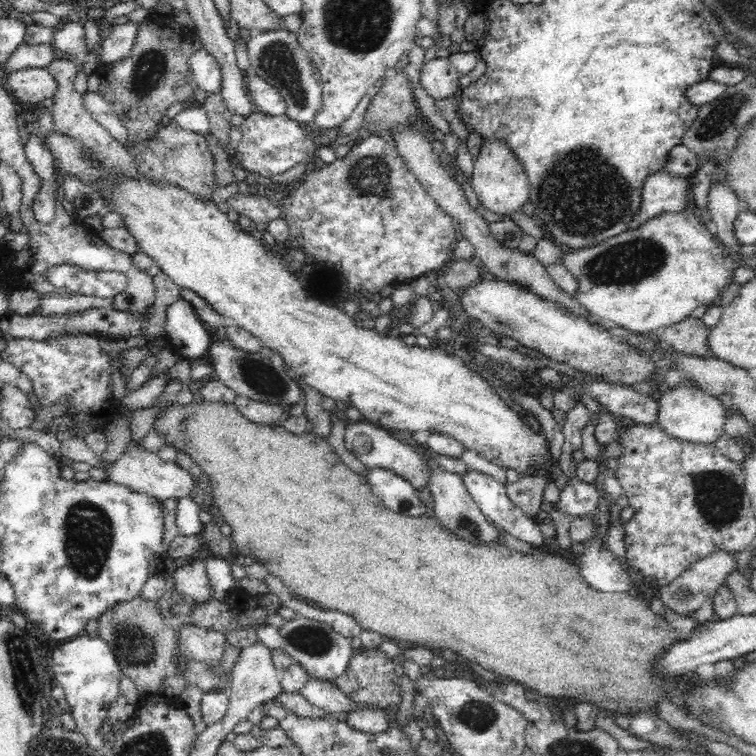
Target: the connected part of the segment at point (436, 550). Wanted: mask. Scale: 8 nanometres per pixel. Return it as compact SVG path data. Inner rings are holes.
M197 396L196 399L190 402L187 406L179 404L173 400L172 404L162 407L156 417L156 420L154 420L151 430L155 430L157 434L161 434L164 437L165 444L168 444L168 446L174 446L178 452L185 452L186 454L189 454L192 457L193 464L198 465L198 467L200 467L203 471L203 474L207 474L207 476L209 476L209 486L212 489L212 502L214 502L214 506L216 506L216 508L220 511L220 516L222 516L223 520L231 526L232 533L230 540L232 541L233 552L237 555L237 557L239 557L239 559L242 559L245 556L253 557L256 561L261 562L267 568L268 575L278 577L287 586L288 592L291 595L299 597L300 599L303 599L308 603L312 603L313 605L317 605L322 610L336 610L338 612L348 614L354 618L362 630L376 631L378 634L381 634L384 639L390 640L393 638L399 642L408 641L418 647L428 646L428 648L452 650L452 652L460 654L462 658L466 658L466 660L470 660L470 662L476 662L476 664L480 664L482 668L492 670L492 672L494 672L494 674L498 674L498 676L510 678L510 681L520 684L533 692L538 691L540 695L546 696L550 699L555 697L566 697L574 702L589 703L598 707L600 711L611 712L613 715L633 715L634 713L638 713L638 710L652 710L656 700L662 700L662 698L668 698L668 700L670 700L670 698L672 698L672 692L674 692L674 690L678 690L682 682L686 682L687 684L692 684L692 682L694 682L694 680L692 680L692 674L686 673L676 674L674 677L652 678L654 658L656 658L662 650L666 652L670 647L676 646L676 644L682 642L682 640L686 640L686 638L681 638L676 629L672 628L663 617L653 613L648 602L646 602L644 598L632 598L632 593L624 594L624 592L620 592L620 594L608 594L608 592L602 592L602 594L600 594L598 590L590 588L590 586L584 582L584 578L580 576L580 569L579 566L576 566L576 562L574 564L570 564L566 558L560 558L560 556L554 556L554 554L548 554L548 552L536 552L536 554L530 554L530 556L522 556L520 552L514 552L514 550L510 550L510 548L506 548L506 546L480 546L480 541L462 540L460 537L450 532L449 529L444 528L435 516L426 517L425 515L422 515L411 517L386 508L386 505L383 504L382 499L371 491L366 477L352 471L350 467L348 467L338 457L338 454L336 454L334 449L332 449L332 446L330 446L328 438L317 438L317 436L314 436L314 434L311 434L309 431L301 435L295 435L286 431L280 423L270 425L258 424L244 417L244 415L238 411L238 407L236 407L236 405L232 402L225 403L223 401L205 401L200 396Z

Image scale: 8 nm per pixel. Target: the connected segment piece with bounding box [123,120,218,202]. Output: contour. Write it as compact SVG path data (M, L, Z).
M175 120L160 123L152 140L128 140L123 145L129 149L139 172L146 179L150 178L160 184L176 184L205 202L211 200L218 187L214 184L214 156L208 149L206 137L197 132L182 130Z

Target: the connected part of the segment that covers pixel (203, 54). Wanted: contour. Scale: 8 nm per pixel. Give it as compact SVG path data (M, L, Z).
M194 51L189 60L189 67L192 68L192 81L197 87L208 95L221 92L221 68L216 58L208 51Z

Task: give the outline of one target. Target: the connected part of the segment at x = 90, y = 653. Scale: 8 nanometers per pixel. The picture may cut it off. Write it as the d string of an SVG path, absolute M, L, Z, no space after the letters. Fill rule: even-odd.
M84 632L52 652L52 674L64 689L64 699L68 706L72 707L71 716L76 724L75 732L88 732L84 736L92 740L98 728L110 723L106 717L108 710L112 702L119 697L123 673L118 665L117 654L102 637L91 638Z

